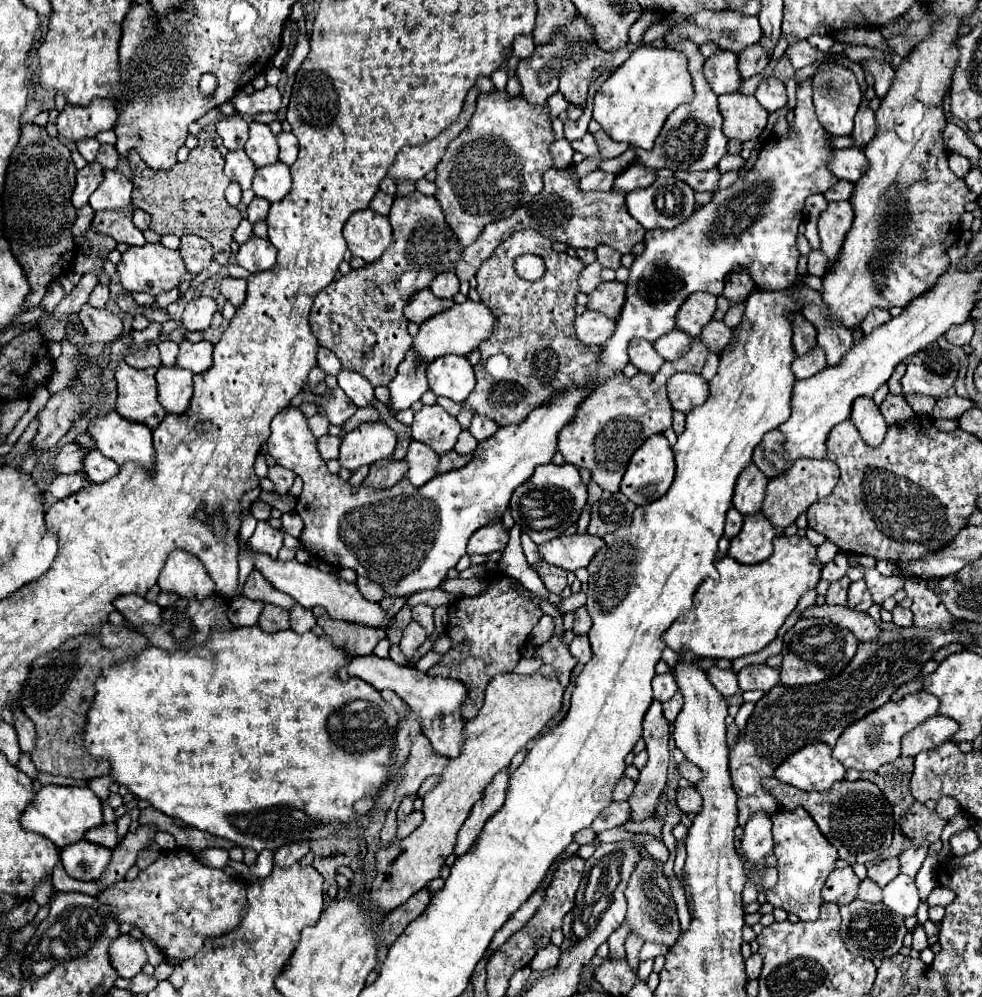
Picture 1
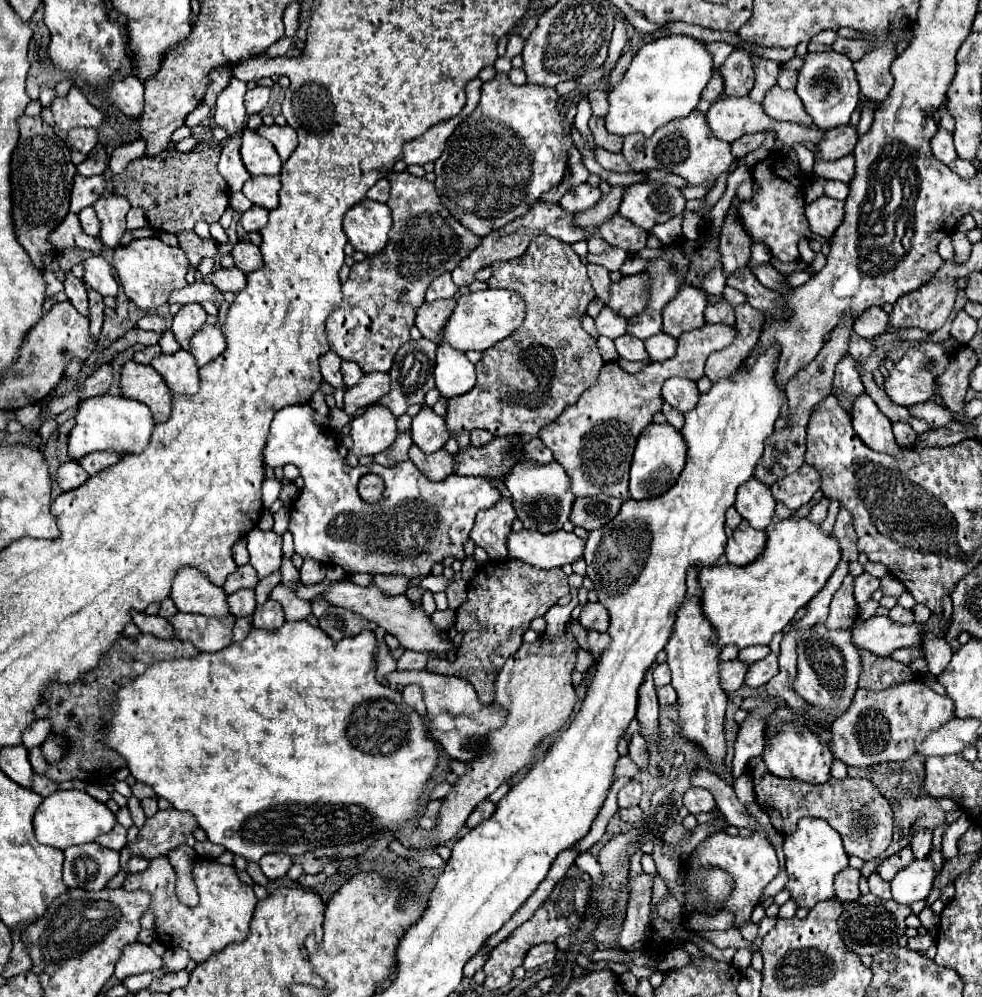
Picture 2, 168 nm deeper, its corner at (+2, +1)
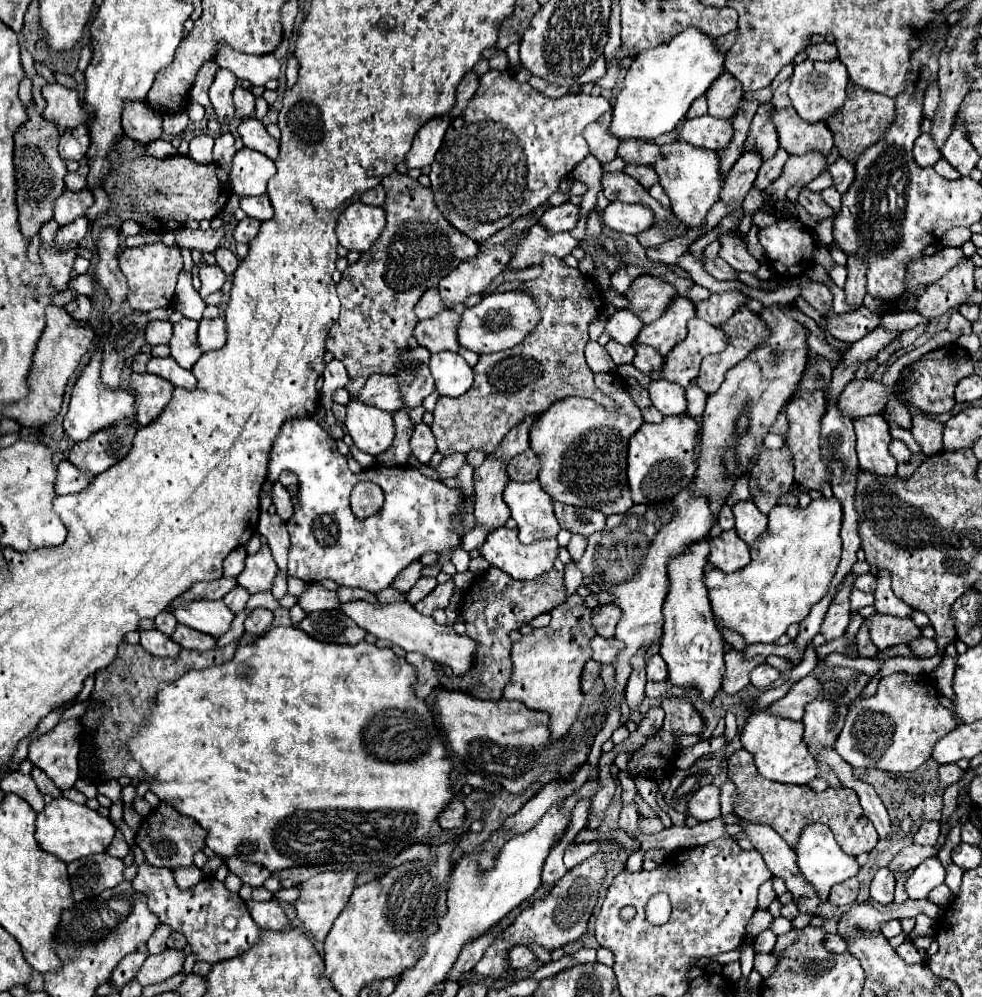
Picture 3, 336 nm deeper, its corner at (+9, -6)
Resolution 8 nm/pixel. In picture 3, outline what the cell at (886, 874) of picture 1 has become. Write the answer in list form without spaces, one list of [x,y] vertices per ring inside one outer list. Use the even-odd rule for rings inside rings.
[[[909,845],[903,847],[893,861],[887,865],[887,869],[891,873],[909,873],[911,869],[915,869],[919,863],[923,863],[927,857],[937,855],[939,847],[919,847],[919,845]]]

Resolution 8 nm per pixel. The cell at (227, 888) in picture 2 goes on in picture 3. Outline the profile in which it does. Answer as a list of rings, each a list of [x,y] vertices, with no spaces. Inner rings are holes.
[[[143,863],[137,877],[133,879],[133,889],[149,899],[149,909],[159,917],[161,923],[185,935],[197,961],[213,965],[217,961],[225,961],[245,953],[253,943],[259,941],[259,925],[251,919],[243,899],[237,893],[229,891],[215,877],[205,877],[189,891],[181,891],[175,885],[173,871]]]

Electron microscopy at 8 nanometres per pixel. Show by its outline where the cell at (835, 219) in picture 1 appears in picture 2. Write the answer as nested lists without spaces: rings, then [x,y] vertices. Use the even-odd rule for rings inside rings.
[[[820,196],[818,200],[806,206],[806,218],[814,234],[822,238],[830,238],[844,218],[844,202],[828,196]]]

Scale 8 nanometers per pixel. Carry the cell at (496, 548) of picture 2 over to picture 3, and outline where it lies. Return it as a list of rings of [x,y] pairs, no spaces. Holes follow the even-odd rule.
[[[487,457],[485,463],[475,469],[475,523],[485,525],[487,533],[503,527],[507,523],[509,507],[505,505],[501,493],[509,483],[505,467],[495,459]]]

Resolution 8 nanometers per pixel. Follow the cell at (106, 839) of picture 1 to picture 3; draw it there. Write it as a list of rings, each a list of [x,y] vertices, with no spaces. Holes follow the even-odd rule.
[[[117,829],[117,831],[115,831],[115,837],[113,837],[113,841],[111,841],[111,845],[107,847],[107,855],[123,859],[127,853],[129,853],[129,845],[127,845],[127,841],[125,841],[121,829]]]

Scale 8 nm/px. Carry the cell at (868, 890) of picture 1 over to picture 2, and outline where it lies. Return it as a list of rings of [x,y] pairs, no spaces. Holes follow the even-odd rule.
[[[876,872],[868,878],[868,884],[870,884],[870,892],[872,892],[874,896],[878,896],[878,898],[882,898],[882,900],[890,900],[890,898],[892,898],[892,896],[890,896],[890,882],[882,880]]]

